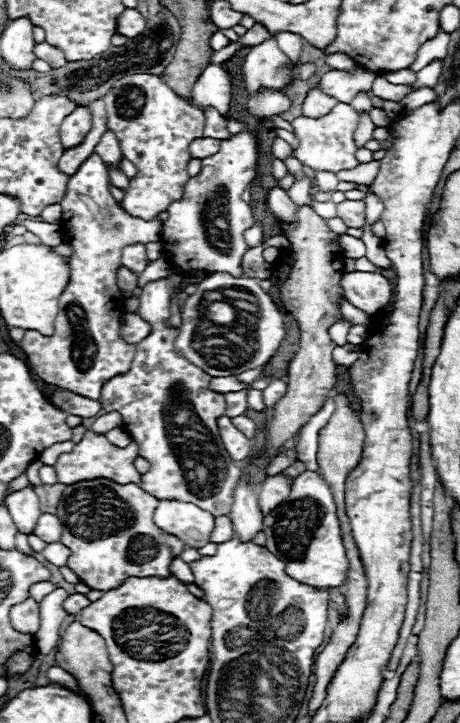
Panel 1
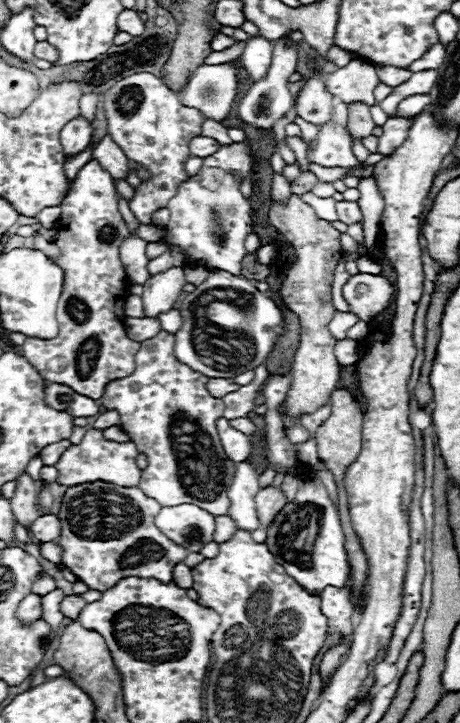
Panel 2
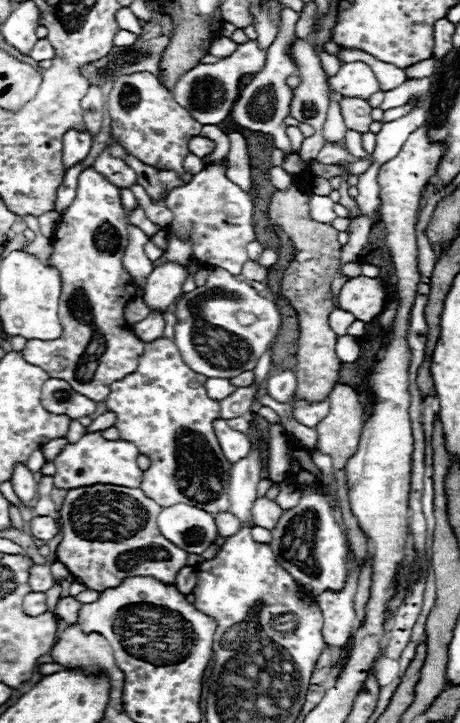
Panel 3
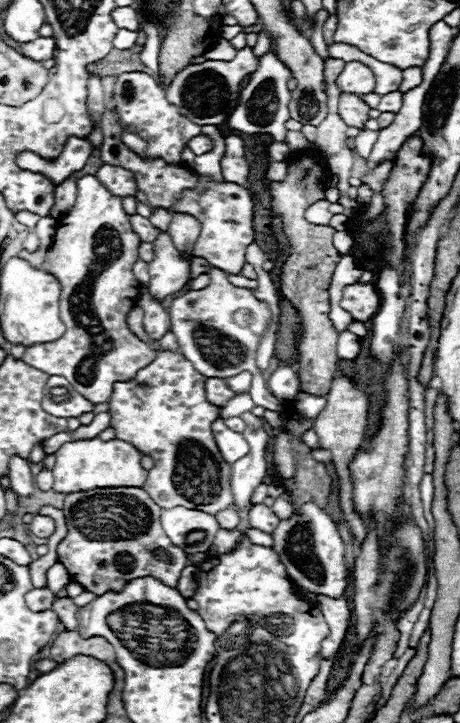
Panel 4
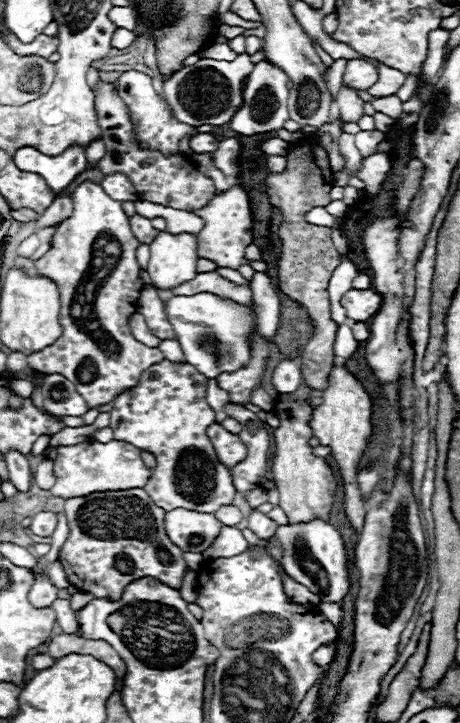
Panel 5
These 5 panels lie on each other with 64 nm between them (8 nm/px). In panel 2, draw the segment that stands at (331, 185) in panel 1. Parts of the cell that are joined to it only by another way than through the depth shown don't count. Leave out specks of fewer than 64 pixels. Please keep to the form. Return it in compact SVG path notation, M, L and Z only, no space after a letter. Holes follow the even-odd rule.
M314 162L308 164L308 170L310 170L312 174L316 174L316 178L322 180L322 182L334 182L334 180L342 178L344 174L348 174L348 172L344 172L342 168L324 168L324 166L318 166L318 164L314 164Z

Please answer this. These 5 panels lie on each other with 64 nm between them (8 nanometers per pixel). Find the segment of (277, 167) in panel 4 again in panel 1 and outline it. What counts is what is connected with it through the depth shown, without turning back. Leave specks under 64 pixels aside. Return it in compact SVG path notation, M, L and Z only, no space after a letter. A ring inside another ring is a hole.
M278 184L270 188L270 194L268 194L268 208L270 212L274 212L276 216L280 216L282 220L296 220L296 204L290 200L288 192L284 188L280 188Z

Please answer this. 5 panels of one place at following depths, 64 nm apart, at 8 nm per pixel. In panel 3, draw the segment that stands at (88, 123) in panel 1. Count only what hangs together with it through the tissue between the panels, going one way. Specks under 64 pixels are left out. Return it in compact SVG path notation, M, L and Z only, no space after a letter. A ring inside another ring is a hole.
M68 130L62 138L62 144L64 144L62 164L64 164L64 170L68 170L88 156L88 152L92 148L92 136L88 132Z

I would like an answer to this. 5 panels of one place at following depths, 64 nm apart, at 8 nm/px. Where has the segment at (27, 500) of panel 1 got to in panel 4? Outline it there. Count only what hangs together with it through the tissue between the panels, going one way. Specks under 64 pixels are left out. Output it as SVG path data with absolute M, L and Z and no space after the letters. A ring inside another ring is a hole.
M12 456L8 462L8 470L10 470L12 490L18 496L30 496L34 492L34 478L30 472L30 462L20 456Z

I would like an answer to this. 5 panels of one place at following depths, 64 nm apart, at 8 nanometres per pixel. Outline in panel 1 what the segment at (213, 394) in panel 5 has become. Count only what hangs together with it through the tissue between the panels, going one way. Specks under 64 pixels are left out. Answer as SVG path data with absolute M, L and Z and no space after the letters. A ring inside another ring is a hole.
M226 376L226 378L212 378L212 380L210 380L210 388L212 388L214 392L228 394L228 392L244 390L244 388L248 388L248 386L242 384L242 382L238 382L234 376Z

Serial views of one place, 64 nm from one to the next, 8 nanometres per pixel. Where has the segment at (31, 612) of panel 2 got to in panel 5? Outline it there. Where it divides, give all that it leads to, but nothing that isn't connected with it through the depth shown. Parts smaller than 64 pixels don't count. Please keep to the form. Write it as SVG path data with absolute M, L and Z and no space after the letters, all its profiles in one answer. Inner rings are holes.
M42 570L40 574L36 574L36 582L28 598L32 600L32 604L36 604L36 608L48 608L58 598L58 588L50 582L48 570Z

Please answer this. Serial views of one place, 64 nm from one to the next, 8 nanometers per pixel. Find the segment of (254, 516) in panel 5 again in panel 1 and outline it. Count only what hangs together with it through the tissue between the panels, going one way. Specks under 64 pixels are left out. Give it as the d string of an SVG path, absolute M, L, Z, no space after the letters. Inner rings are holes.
M272 476L268 478L258 494L258 504L262 510L262 516L270 514L278 504L282 504L284 500L288 500L290 494L290 476Z

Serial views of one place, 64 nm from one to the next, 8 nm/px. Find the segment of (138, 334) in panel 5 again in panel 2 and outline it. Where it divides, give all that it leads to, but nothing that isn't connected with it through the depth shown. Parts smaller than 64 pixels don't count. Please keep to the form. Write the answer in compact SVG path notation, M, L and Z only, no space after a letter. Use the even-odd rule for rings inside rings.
M130 294L126 304L124 304L124 314L128 318L142 318L144 316L144 306L142 306L142 298Z

